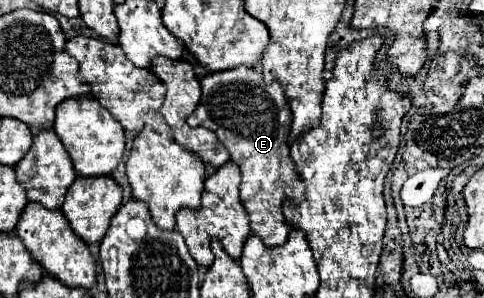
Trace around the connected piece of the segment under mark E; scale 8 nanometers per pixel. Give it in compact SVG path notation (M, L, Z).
M246 65L208 73L202 79L202 99L196 111L186 117L186 123L190 127L202 125L218 135L230 159L240 167L240 201L248 213L252 231L268 247L284 245L288 239L288 223L282 215L282 203L286 199L286 183L292 185L296 181L296 165L288 145L292 111L280 83L264 83L262 73Z

